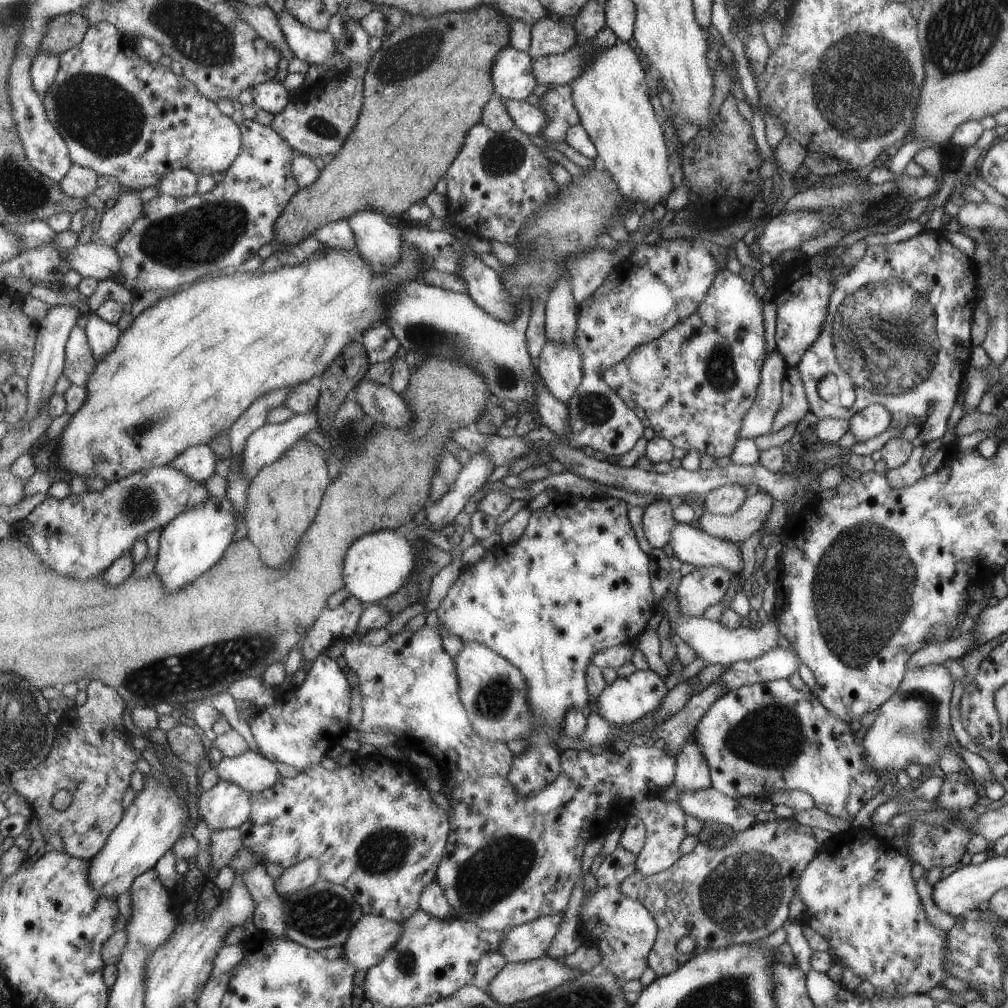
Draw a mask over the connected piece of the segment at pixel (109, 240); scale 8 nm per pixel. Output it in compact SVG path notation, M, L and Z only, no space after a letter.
M141 191L126 192L116 199L116 203L100 218L97 232L98 242L116 247L118 242L129 232L144 211Z

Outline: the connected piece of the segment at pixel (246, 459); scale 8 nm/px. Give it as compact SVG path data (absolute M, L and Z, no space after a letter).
M314 408L304 415L293 415L286 423L269 423L257 429L247 439L242 452L242 471L253 480L268 464L286 454L304 434L317 424Z

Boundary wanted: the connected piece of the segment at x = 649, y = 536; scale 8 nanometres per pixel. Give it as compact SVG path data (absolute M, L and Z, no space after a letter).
M666 497L643 507L641 526L650 547L662 547L668 541L671 527L675 523Z

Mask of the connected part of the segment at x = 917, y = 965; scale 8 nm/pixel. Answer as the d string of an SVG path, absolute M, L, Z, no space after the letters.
M850 827L844 833L824 841L803 870L797 893L805 906L803 921L828 942L828 949L842 968L850 968L861 981L870 982L879 996L902 997L925 995L930 988L947 978L942 962L946 959L946 932L934 928L925 919L921 900L909 876L909 859L893 848L889 841L879 839L871 828Z

